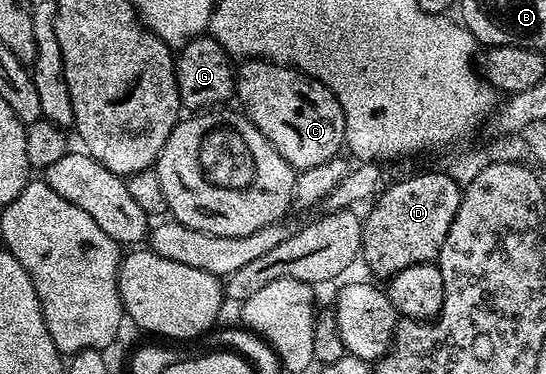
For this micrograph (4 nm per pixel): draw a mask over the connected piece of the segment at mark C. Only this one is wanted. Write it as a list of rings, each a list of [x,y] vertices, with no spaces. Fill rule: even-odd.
[[[269,59],[243,60],[235,68],[234,78],[234,99],[240,102],[239,110],[297,172],[337,158],[346,143],[344,114],[326,85]]]

